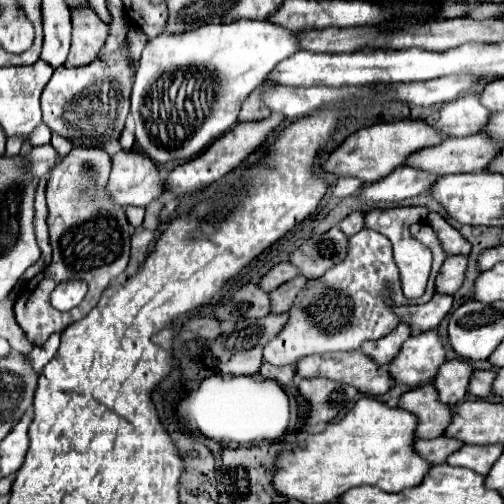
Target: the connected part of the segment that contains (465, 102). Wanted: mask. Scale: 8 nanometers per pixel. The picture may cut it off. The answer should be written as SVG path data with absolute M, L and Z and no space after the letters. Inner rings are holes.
M468 94L444 104L438 116L432 122L428 120L428 124L446 136L472 136L484 128L488 118L490 112L480 104L478 94Z

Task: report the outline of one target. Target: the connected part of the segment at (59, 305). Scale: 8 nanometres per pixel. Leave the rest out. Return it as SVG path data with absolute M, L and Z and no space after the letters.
M66 280L64 284L58 284L50 296L50 304L56 310L70 310L82 302L86 296L88 284L84 280Z

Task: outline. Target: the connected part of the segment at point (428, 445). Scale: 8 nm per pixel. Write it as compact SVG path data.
M434 438L434 440L416 440L416 452L420 452L420 456L424 456L428 460L428 464L444 464L446 458L460 450L464 444L454 440L454 438Z

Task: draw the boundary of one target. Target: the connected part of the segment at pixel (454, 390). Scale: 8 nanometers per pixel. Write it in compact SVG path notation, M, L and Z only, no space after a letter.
M456 358L456 360L444 362L438 368L436 378L432 380L432 384L436 384L436 390L440 392L440 400L444 400L444 404L452 404L452 406L462 402L472 372L474 372L474 368L466 360Z

